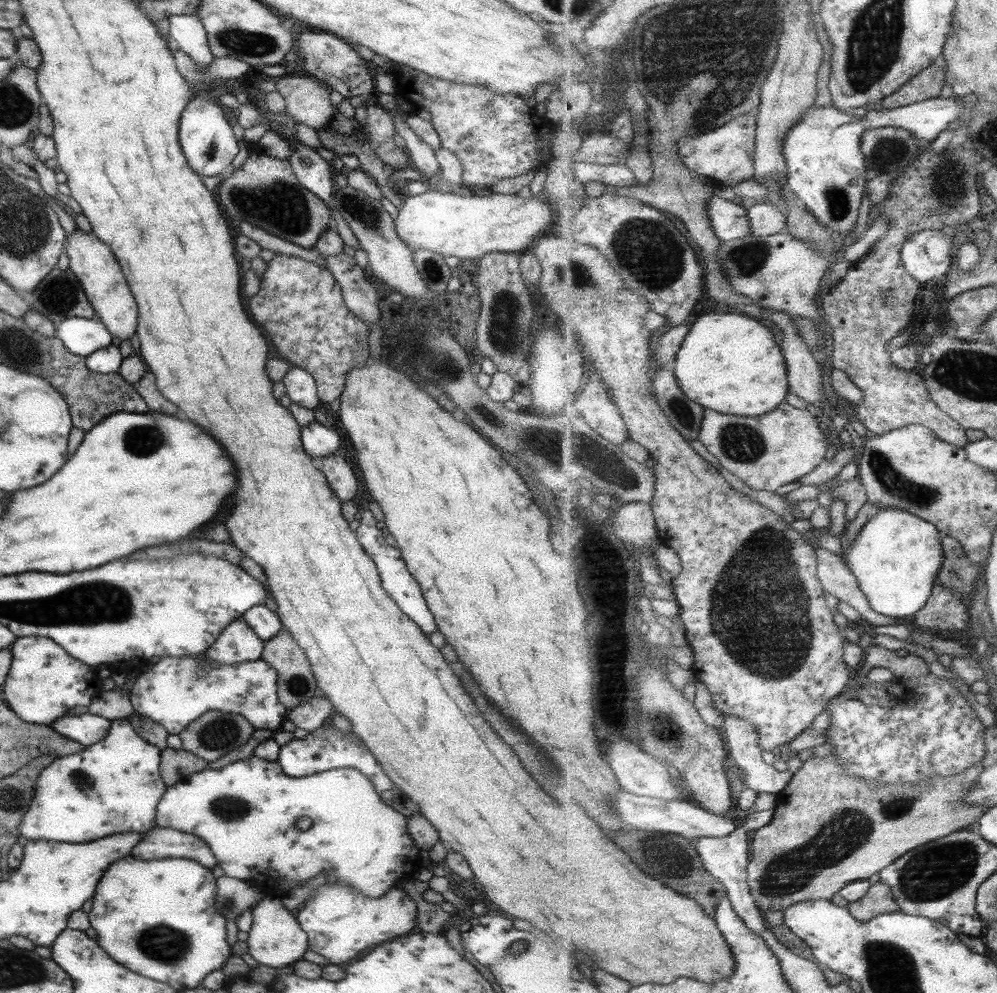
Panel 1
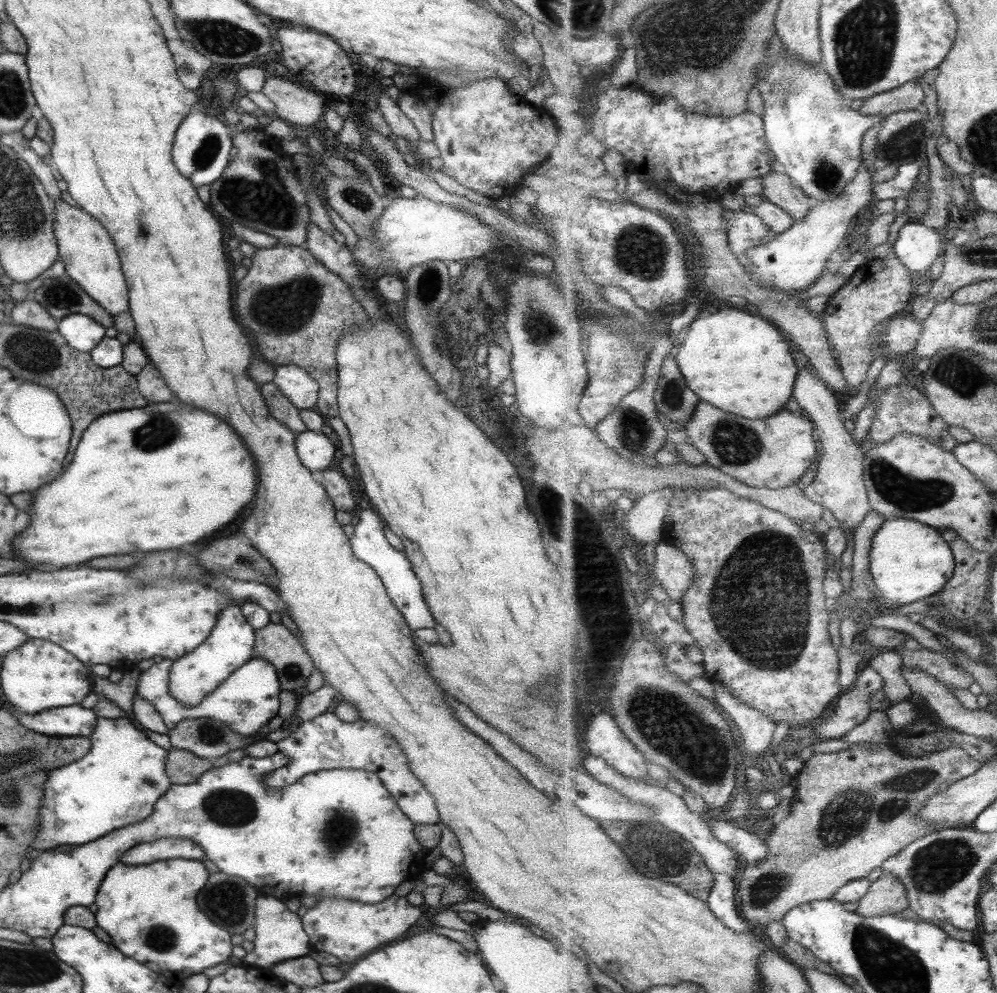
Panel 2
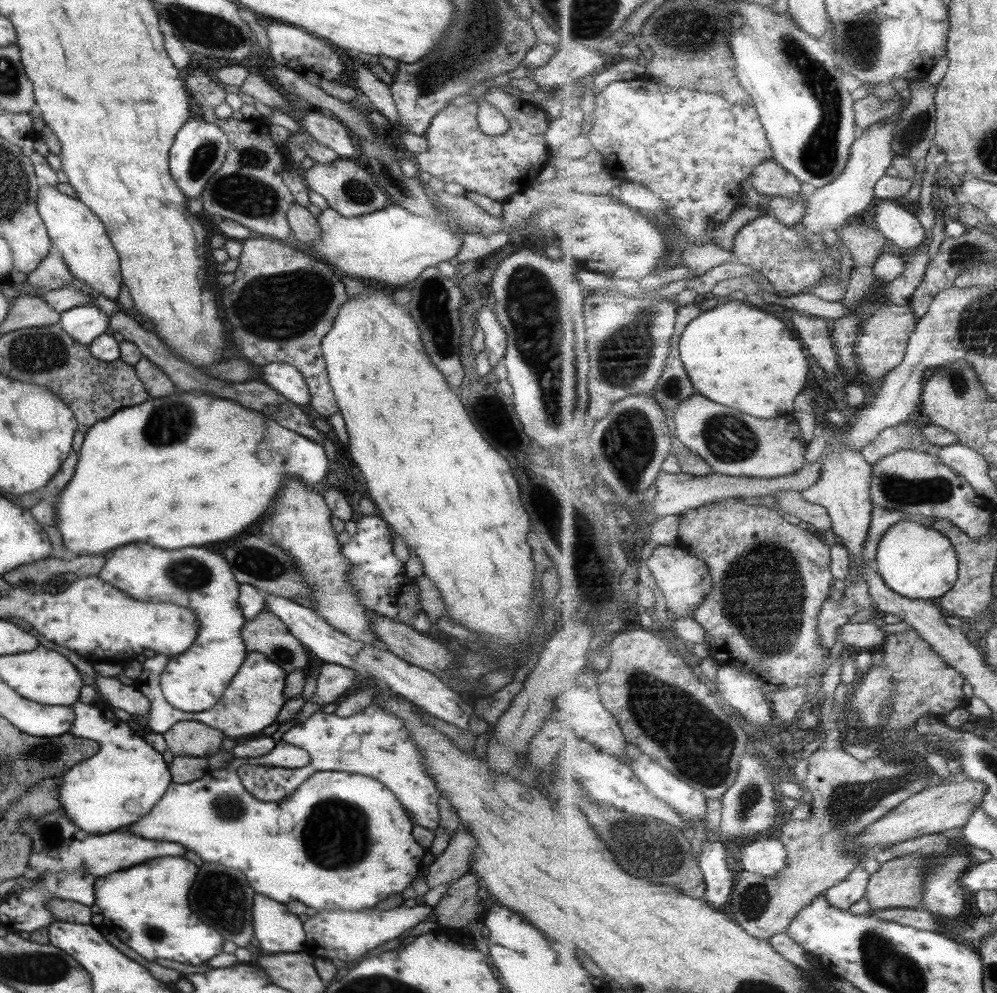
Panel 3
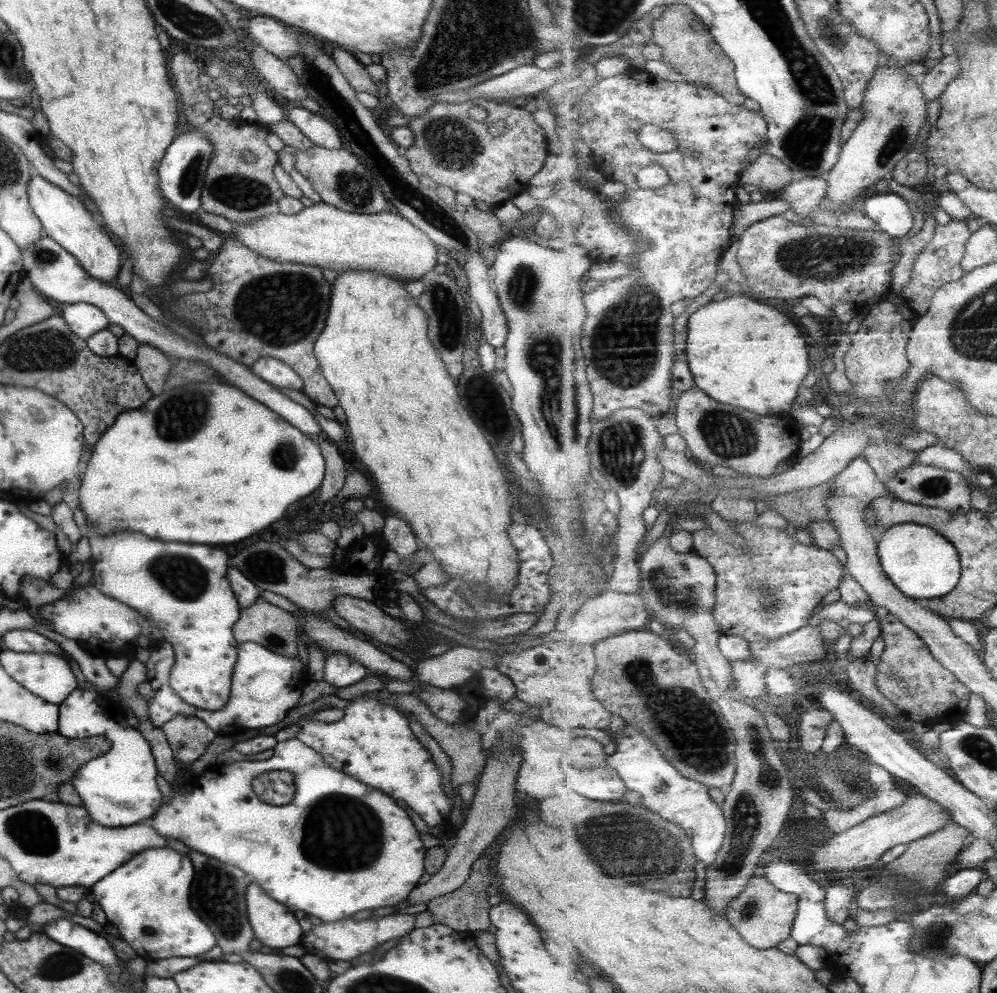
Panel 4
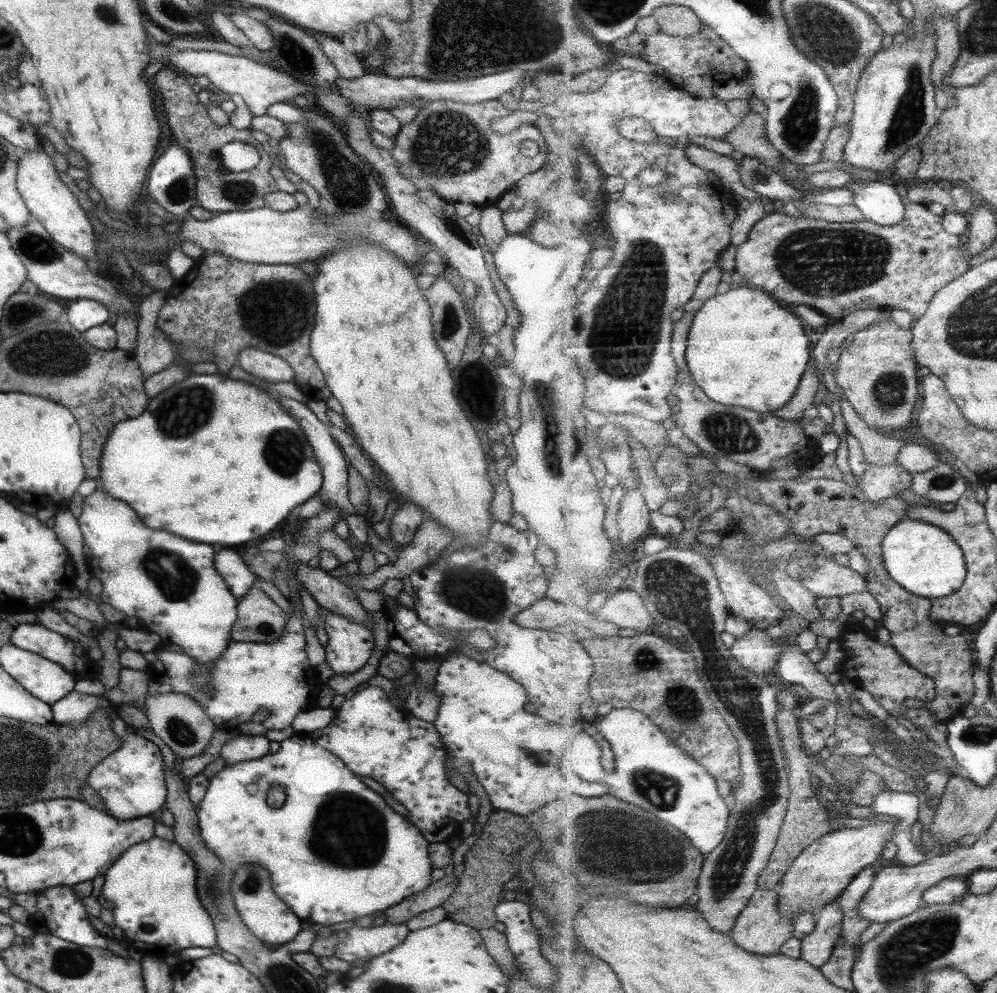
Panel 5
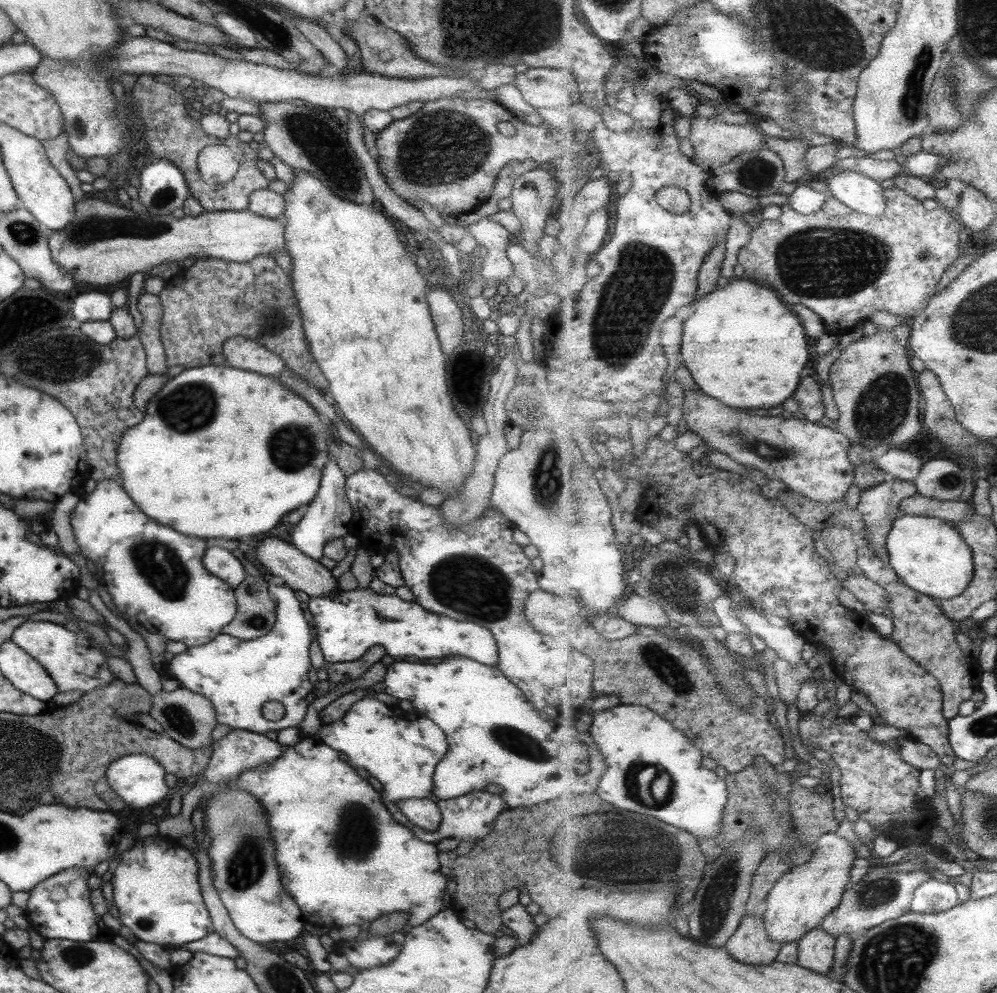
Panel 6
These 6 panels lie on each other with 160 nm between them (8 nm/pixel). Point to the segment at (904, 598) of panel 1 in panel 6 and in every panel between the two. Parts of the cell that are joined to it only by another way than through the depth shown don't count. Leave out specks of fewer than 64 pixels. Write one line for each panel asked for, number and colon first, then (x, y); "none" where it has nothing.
2: (909, 560)
3: (917, 561)
4: (924, 564)
5: (924, 558)
6: (928, 553)

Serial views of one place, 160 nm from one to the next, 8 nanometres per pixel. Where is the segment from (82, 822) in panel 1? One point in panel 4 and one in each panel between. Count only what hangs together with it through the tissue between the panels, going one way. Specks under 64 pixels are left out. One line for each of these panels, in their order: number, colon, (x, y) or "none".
2: (116, 783)
3: (122, 782)
4: (118, 789)

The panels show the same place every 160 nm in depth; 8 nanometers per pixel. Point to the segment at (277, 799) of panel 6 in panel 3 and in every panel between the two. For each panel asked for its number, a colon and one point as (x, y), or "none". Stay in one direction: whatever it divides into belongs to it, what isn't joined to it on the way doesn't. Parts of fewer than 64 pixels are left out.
3: (309, 847)
4: (300, 853)
5: (319, 850)

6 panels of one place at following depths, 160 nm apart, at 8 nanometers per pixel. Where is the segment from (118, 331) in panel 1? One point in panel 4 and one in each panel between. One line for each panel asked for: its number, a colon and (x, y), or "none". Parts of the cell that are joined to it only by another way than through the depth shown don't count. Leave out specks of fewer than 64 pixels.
2: (90, 259)
3: (79, 238)
4: (62, 217)

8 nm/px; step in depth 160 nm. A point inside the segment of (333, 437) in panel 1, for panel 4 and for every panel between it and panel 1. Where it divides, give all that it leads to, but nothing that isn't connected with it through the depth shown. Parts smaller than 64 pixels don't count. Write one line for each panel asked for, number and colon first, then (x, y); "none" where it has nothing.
2: (314, 451)
3: (181, 470)
4: (202, 461)

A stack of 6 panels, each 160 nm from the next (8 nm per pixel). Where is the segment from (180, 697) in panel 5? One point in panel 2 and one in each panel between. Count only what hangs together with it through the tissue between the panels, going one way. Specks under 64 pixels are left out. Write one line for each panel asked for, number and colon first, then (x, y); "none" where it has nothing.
2: (206, 738)
3: (185, 738)
4: (187, 736)

